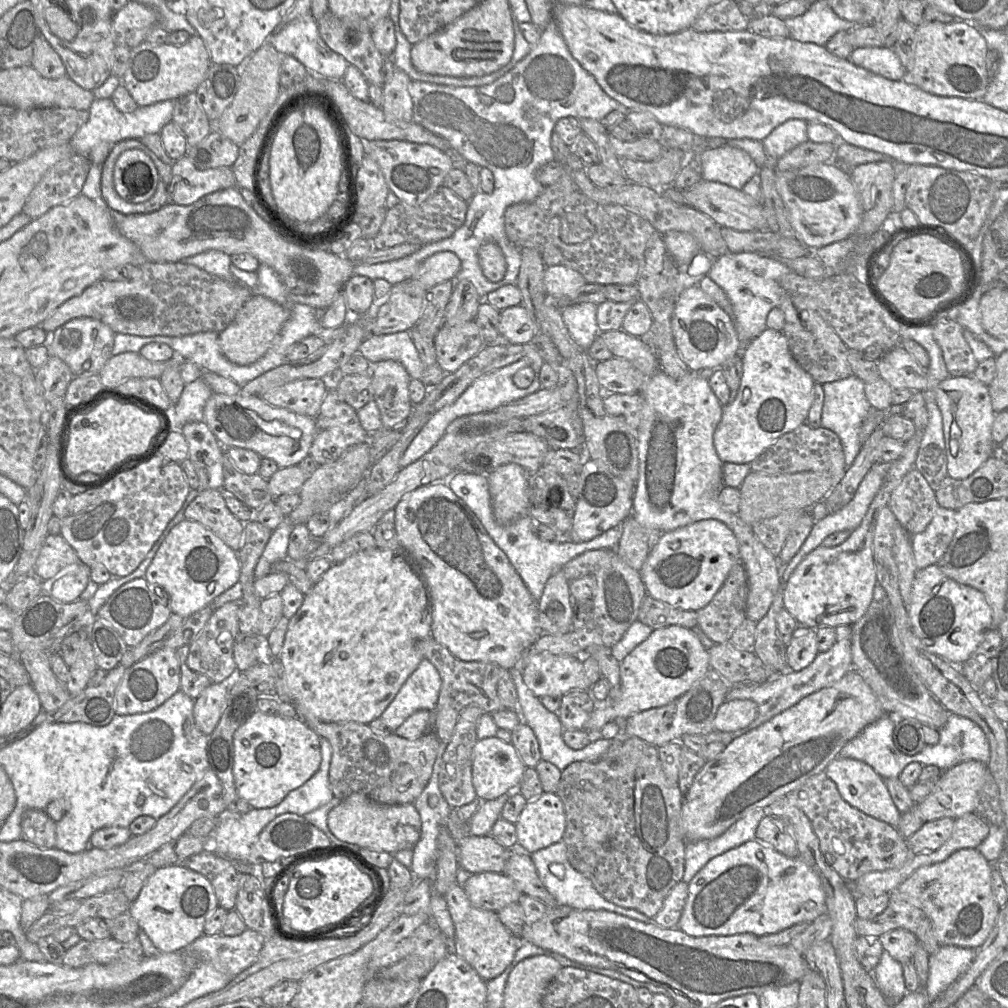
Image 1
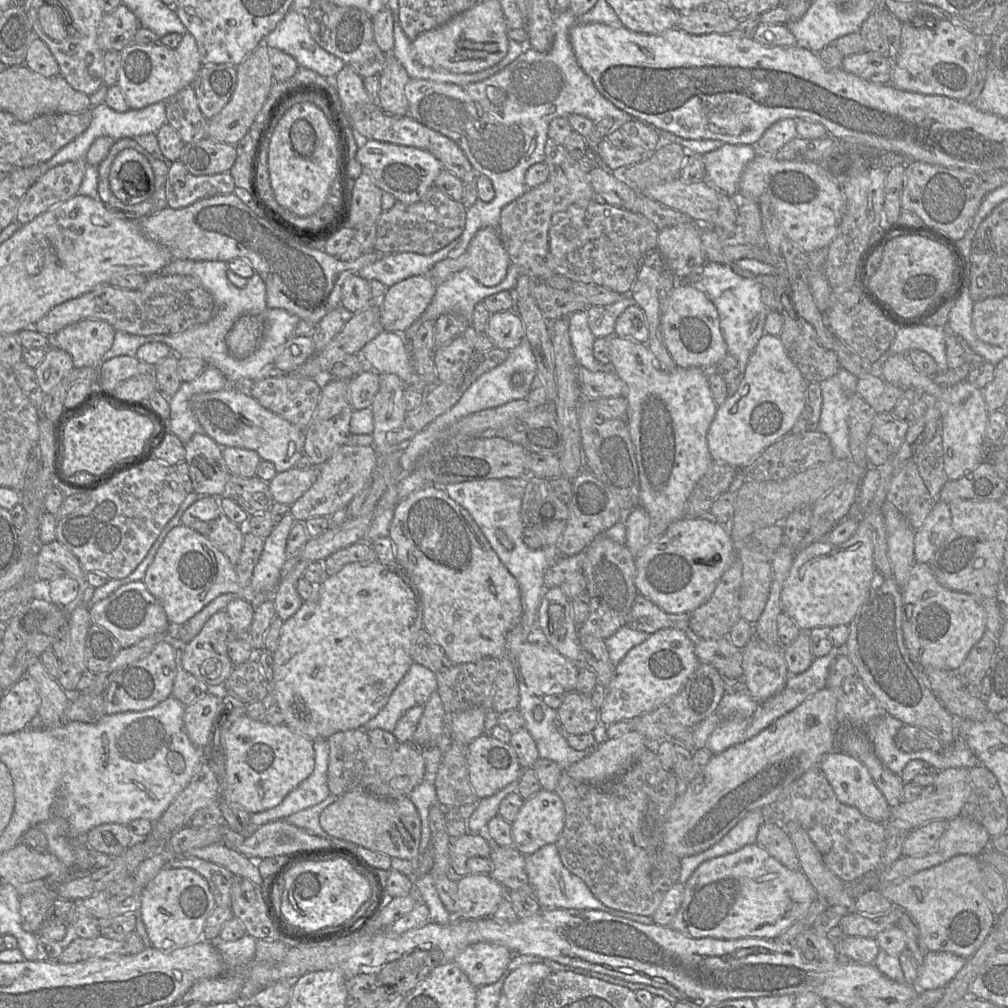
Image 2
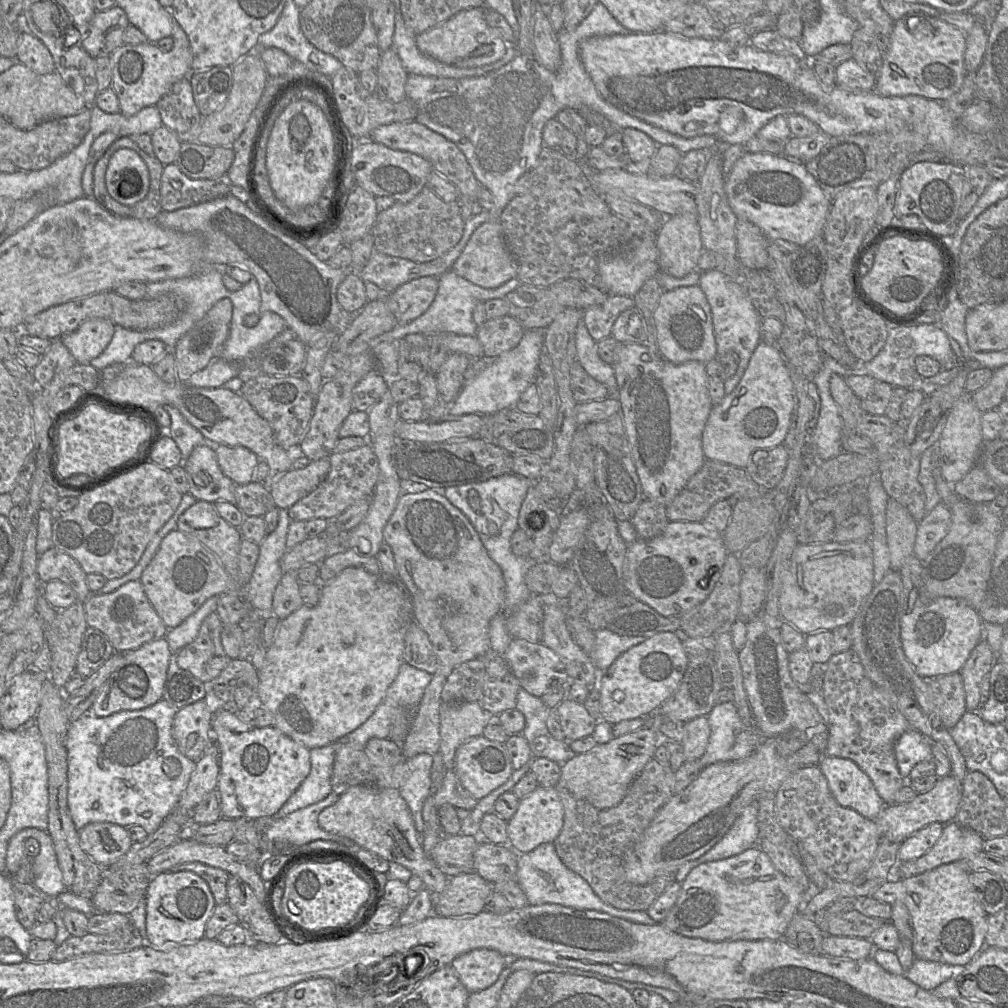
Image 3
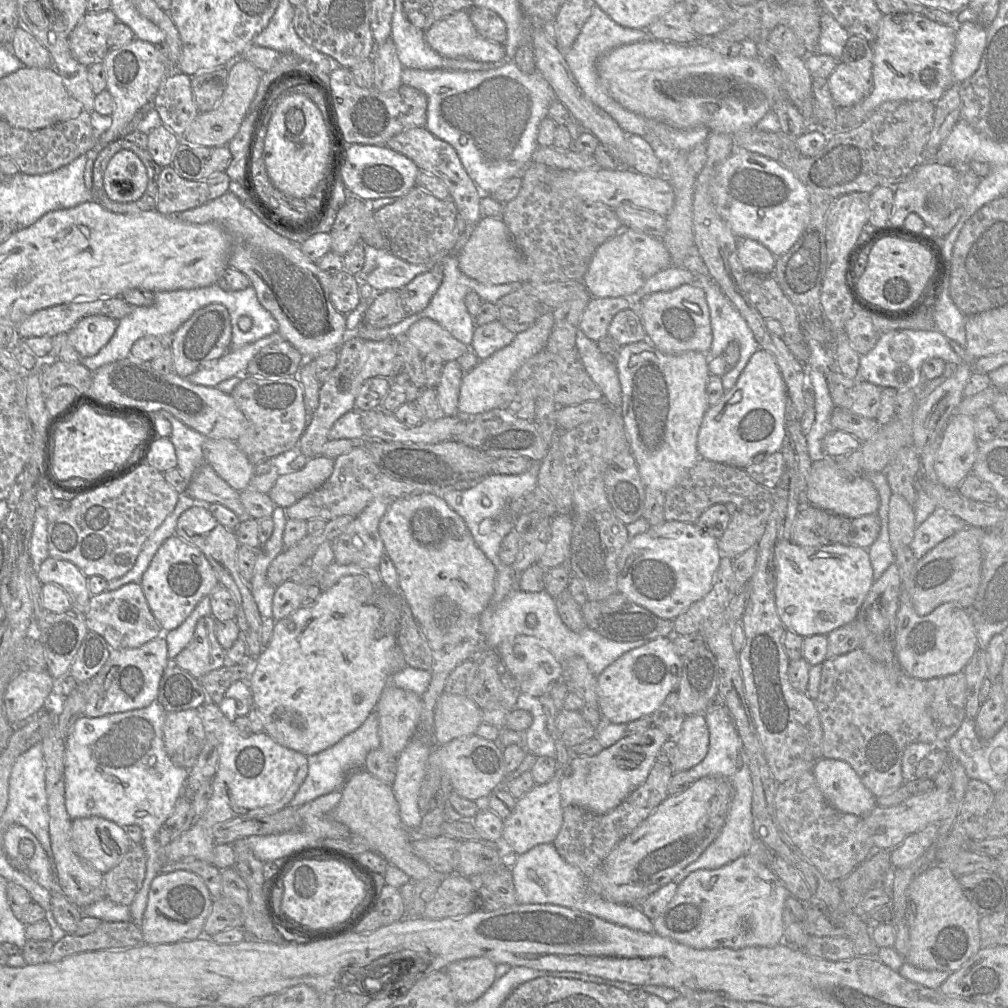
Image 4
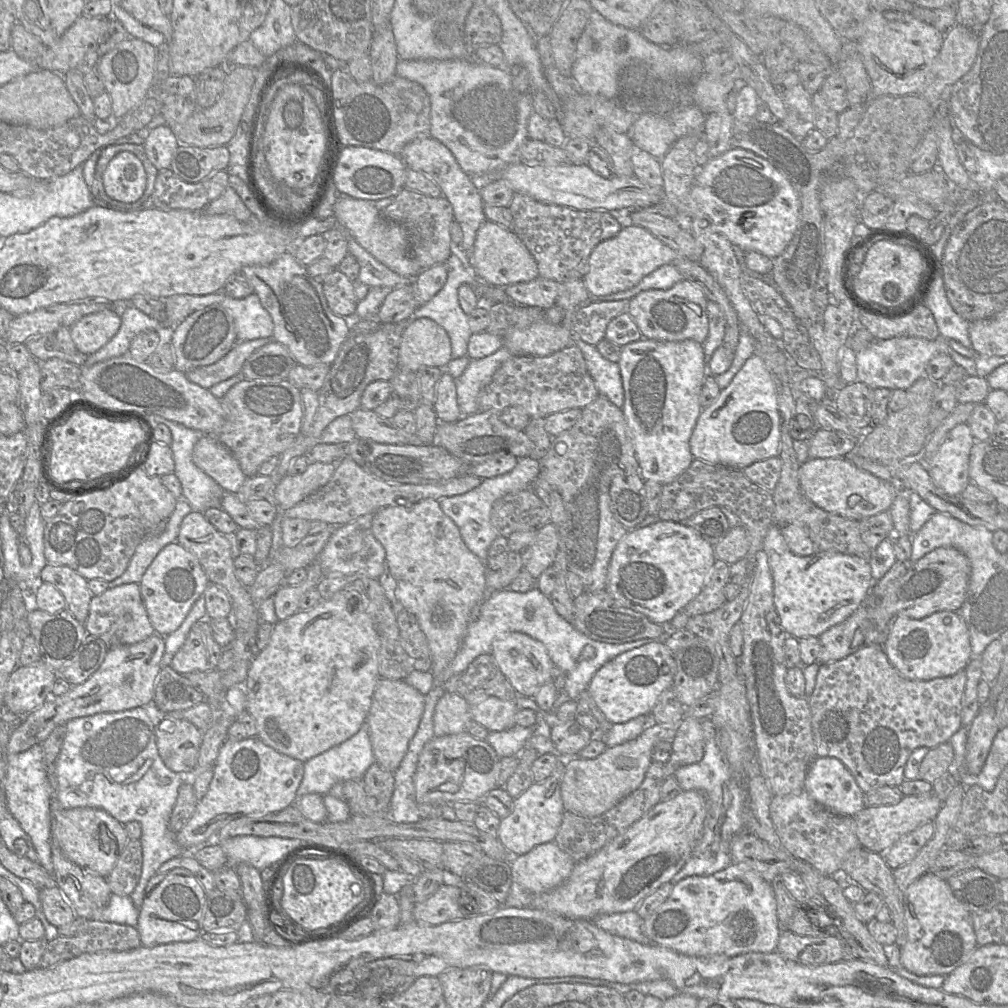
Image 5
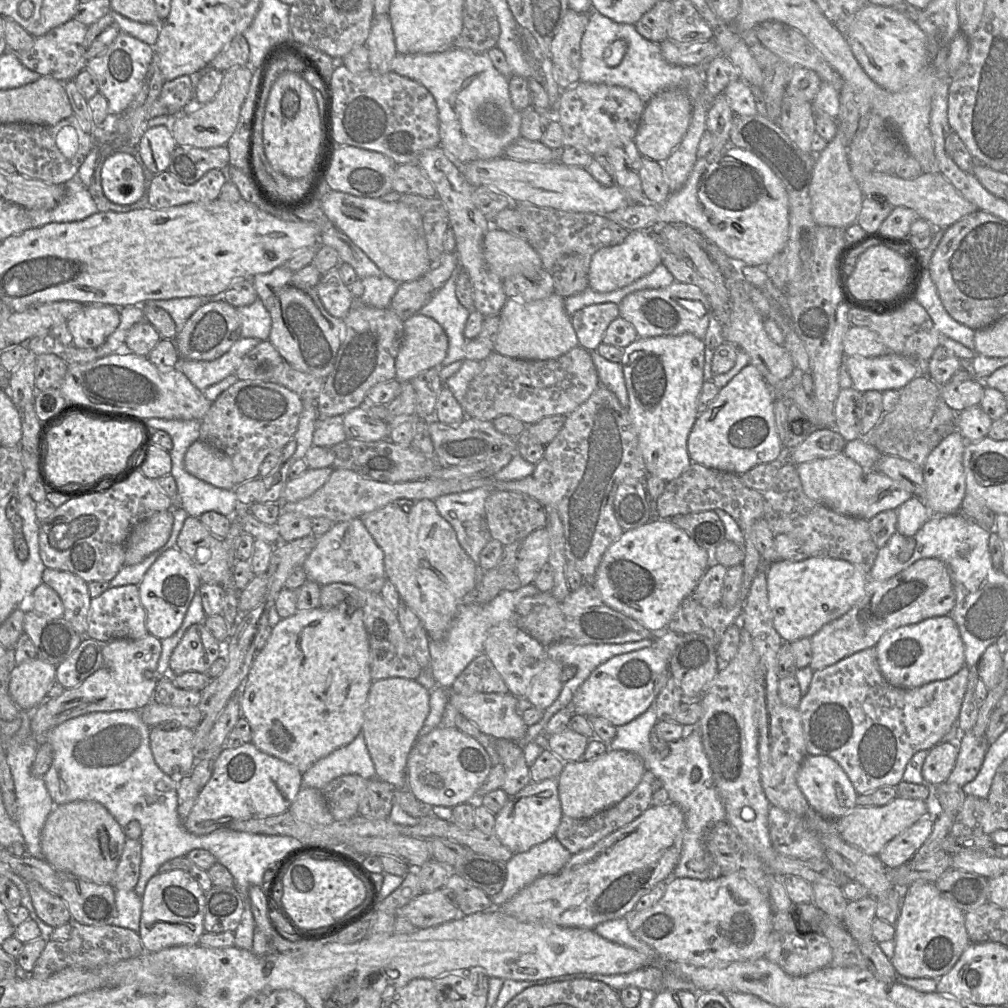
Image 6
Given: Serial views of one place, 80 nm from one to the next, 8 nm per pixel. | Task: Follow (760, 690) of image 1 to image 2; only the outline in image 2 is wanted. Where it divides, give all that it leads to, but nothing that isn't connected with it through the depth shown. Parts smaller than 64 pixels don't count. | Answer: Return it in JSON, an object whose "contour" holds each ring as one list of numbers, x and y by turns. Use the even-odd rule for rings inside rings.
{"contour":[[833,647,827,655,814,658,806,671,797,675,789,675,784,688,761,704,756,702,748,692,725,693,715,711,720,721,706,743,708,750,716,755,731,746,753,738,778,718,795,709,807,698,826,688,830,669,840,653,845,653,844,649]]}

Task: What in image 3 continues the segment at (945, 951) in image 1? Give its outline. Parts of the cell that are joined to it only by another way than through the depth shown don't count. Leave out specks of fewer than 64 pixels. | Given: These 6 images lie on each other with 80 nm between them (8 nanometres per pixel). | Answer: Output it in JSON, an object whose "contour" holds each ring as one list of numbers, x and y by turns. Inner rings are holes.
{"contour":[[915,959,905,976,922,989,931,991,955,975,959,968,962,967]]}

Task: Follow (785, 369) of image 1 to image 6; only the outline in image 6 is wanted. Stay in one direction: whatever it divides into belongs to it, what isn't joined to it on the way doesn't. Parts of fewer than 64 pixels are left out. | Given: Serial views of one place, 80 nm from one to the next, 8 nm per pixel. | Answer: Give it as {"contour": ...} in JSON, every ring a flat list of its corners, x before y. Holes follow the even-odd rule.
{"contour":[[750,363,746,365,696,418,687,440,691,461,741,475,759,464,780,460,784,448,776,430,774,400,772,389,758,369]]}

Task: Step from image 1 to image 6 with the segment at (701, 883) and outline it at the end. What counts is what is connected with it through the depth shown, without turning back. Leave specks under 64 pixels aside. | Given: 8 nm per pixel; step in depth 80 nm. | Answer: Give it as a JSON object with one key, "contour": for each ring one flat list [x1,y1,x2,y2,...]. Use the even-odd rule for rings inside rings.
{"contour":[[729,874,708,880,671,877,667,881,665,894,657,903,640,912,634,911,628,918,632,934,651,946,663,961,712,969,723,968,736,961,753,961,764,957,773,932,772,917,770,899,746,879]]}

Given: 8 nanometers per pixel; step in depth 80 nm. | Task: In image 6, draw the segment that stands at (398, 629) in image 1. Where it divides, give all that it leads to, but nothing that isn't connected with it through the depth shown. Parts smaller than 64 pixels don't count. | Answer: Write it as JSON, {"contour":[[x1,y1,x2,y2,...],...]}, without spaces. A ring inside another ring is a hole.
{"contour":[[345,599,336,607,330,609,319,606,307,611,297,611,292,616,281,619,272,628,263,649,255,655,248,676,241,689,239,689,237,696,239,698,241,715,249,722,252,730,251,742,261,752,294,765,303,774,319,759,352,742,359,732,362,731,365,706,372,683,369,664,369,645,363,623,363,611,355,600]]}

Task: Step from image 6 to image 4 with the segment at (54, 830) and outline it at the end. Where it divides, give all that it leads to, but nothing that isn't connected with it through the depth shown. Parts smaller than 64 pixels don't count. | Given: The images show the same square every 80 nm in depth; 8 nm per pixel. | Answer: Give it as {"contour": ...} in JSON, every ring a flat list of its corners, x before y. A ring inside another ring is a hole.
{"contour":[[97,816,74,819,72,841,76,854,101,874,114,868,132,845,123,827]]}

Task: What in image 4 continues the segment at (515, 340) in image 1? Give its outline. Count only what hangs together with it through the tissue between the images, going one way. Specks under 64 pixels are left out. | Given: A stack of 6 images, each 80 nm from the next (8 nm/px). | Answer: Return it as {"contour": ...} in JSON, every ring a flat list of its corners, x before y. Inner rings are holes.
{"contour":[[499,321,475,326,470,349,480,360,483,360,508,346,515,336,516,334,504,327]]}

